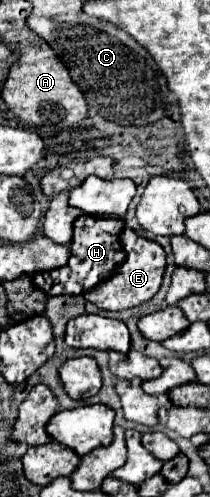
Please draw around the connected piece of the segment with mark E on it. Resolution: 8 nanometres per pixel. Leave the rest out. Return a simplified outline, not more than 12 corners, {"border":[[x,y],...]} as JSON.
{"border":[[123,230],[127,260],[83,294],[101,310],[153,298],[165,270],[157,242]]}

